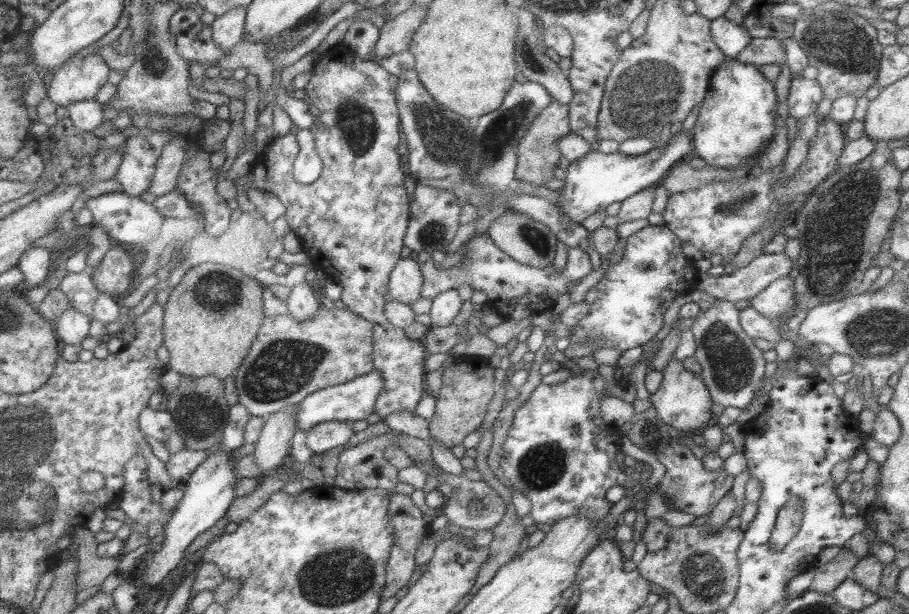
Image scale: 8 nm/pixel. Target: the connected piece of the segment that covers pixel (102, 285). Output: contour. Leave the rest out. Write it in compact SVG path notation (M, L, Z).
M111 243L99 264L87 271L99 293L120 298L128 293L136 266L121 245Z

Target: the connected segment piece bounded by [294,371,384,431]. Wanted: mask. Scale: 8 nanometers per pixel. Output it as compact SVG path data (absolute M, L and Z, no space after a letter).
M369 371L343 384L328 386L308 394L298 402L294 416L296 430L307 431L319 422L331 419L353 423L355 420L367 418L374 410L375 399L382 389L383 381L379 373Z

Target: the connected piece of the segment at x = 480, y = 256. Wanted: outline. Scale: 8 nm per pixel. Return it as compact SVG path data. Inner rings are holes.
M485 233L473 235L467 240L460 266L457 264L449 269L437 269L427 252L419 252L417 264L422 274L420 296L432 299L436 294L457 289L466 282L473 290L484 292L489 306L502 318L508 317L513 322L521 318L532 318L551 311L555 299L561 294L569 293L568 284L579 281L591 271L589 257L584 250L577 247L566 249L566 263L559 272L555 271L552 264L535 268L513 260L499 250Z

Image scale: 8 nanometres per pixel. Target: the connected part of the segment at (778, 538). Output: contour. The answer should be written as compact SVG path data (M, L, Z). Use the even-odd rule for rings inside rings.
M791 497L781 505L776 514L776 522L769 538L771 551L779 553L783 546L787 546L792 539L795 539L801 520L804 515L804 502L799 497Z

